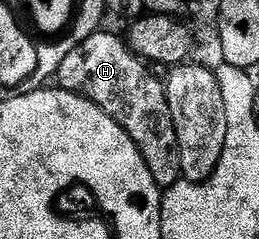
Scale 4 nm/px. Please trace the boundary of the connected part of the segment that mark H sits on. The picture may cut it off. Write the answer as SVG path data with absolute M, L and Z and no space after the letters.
M102 28L87 36L79 48L74 48L61 61L55 75L56 85L103 108L135 140L143 160L151 168L151 176L155 176L155 184L162 188L173 186L182 181L179 136L175 136L175 120L167 104L164 81L153 73L145 59L133 53L122 35L120 38L108 34L107 30Z

